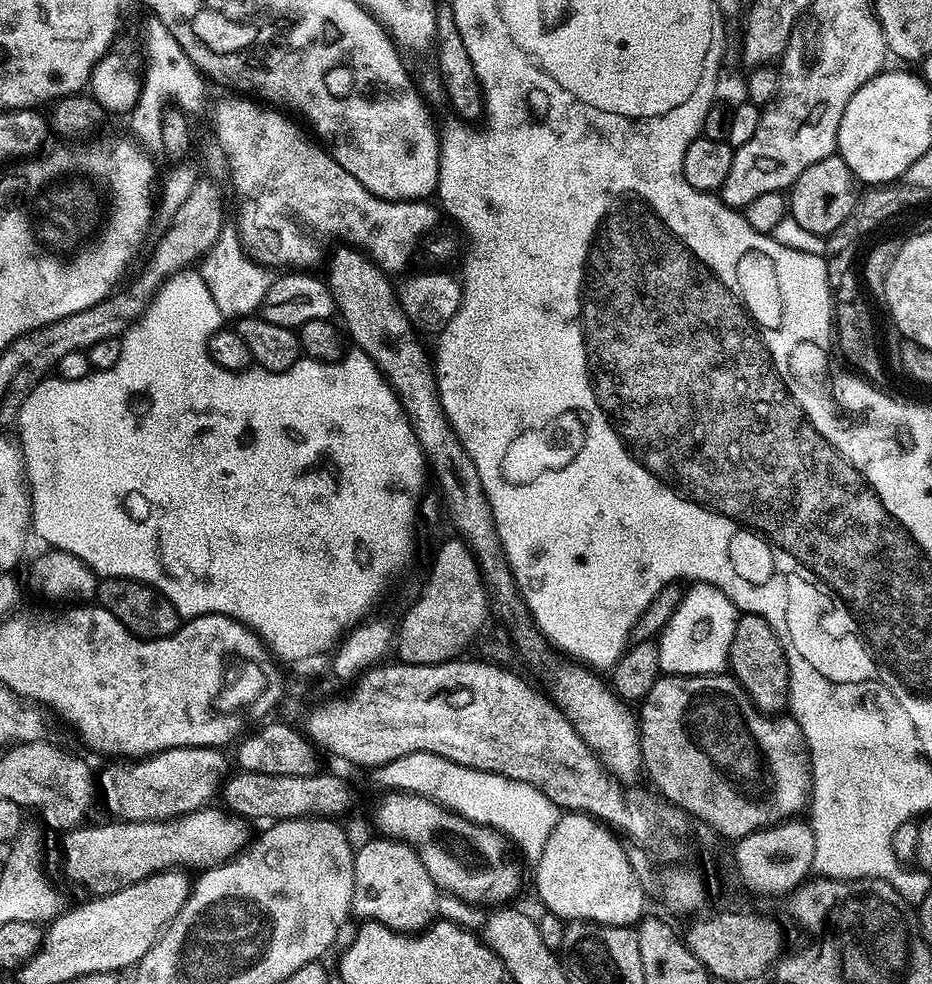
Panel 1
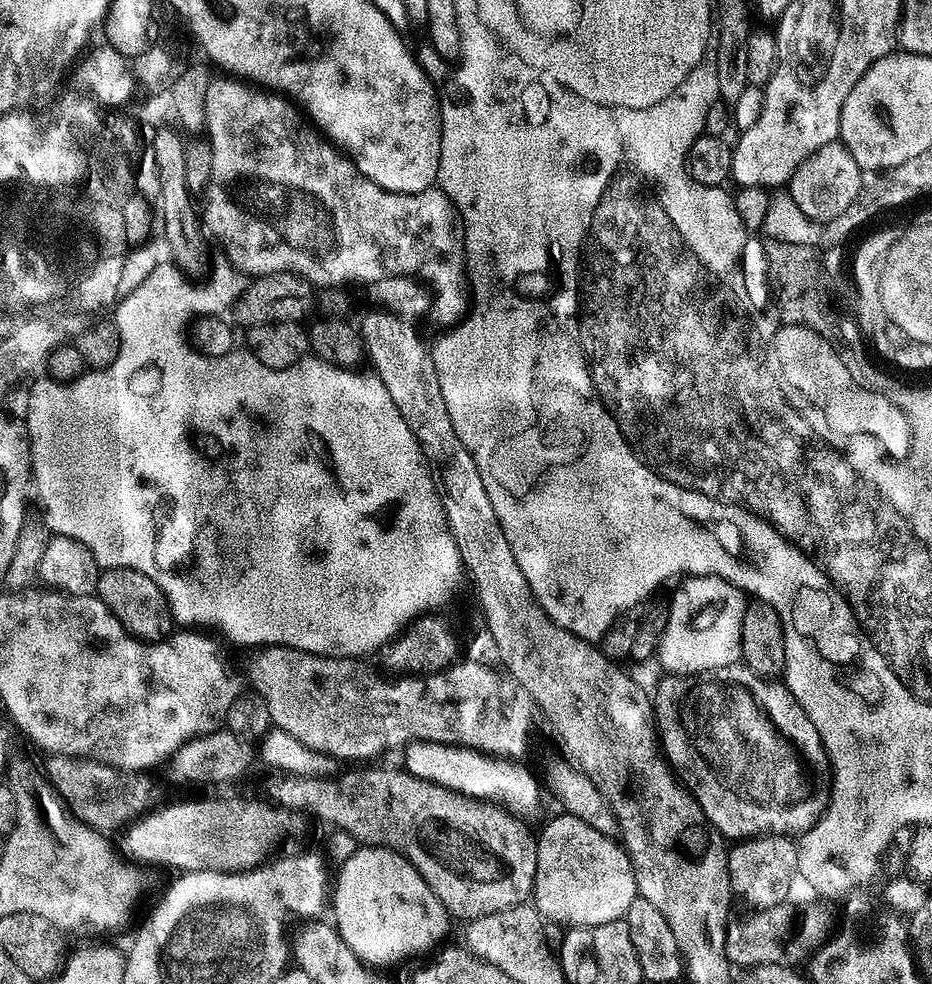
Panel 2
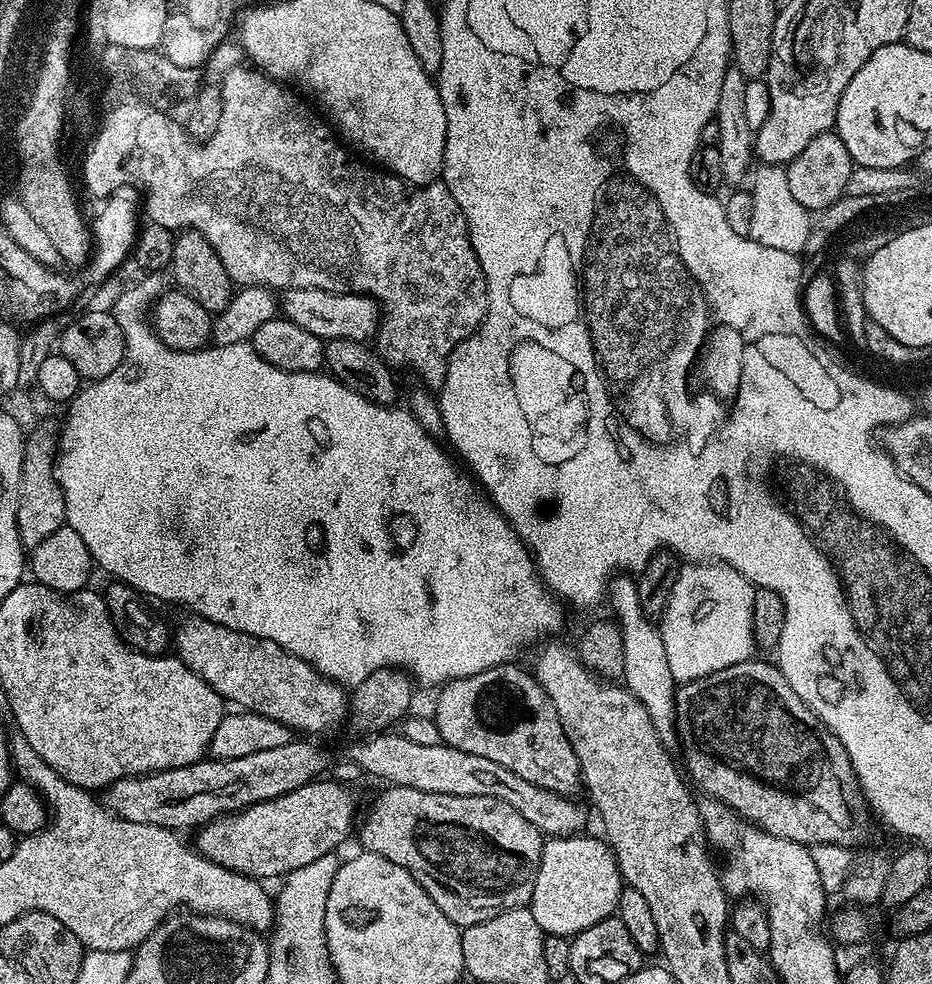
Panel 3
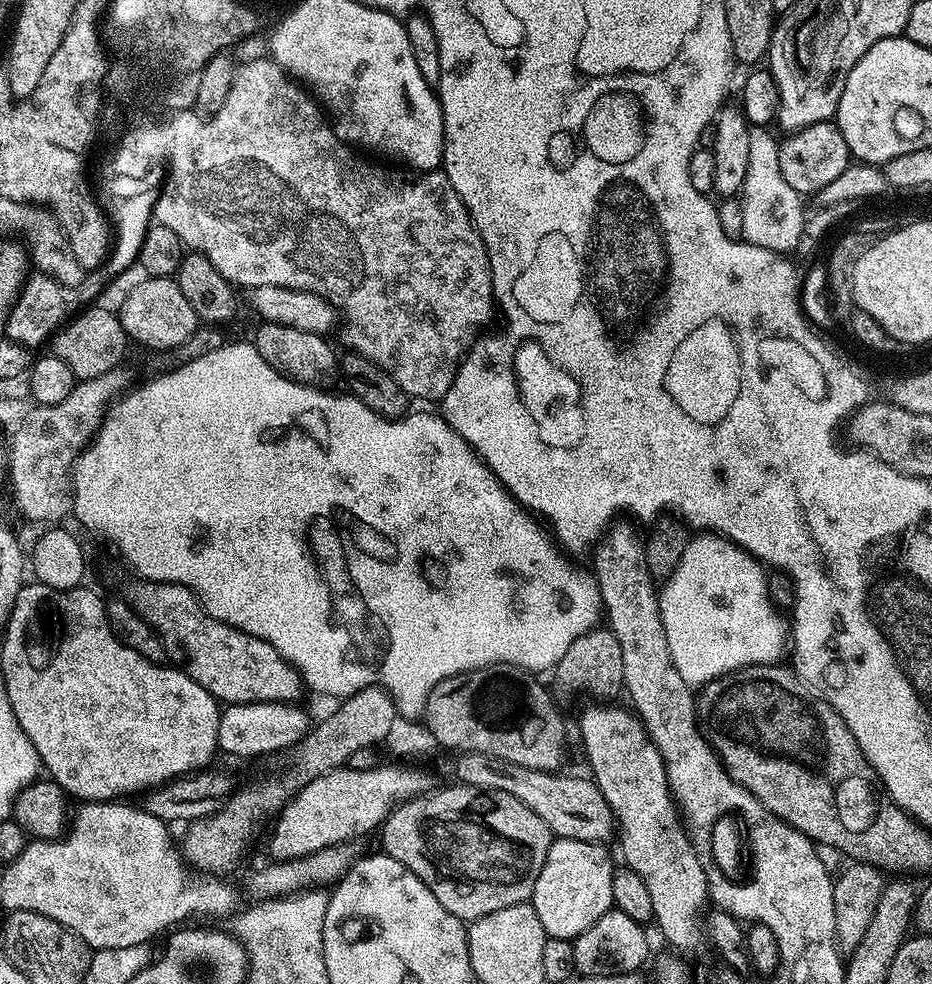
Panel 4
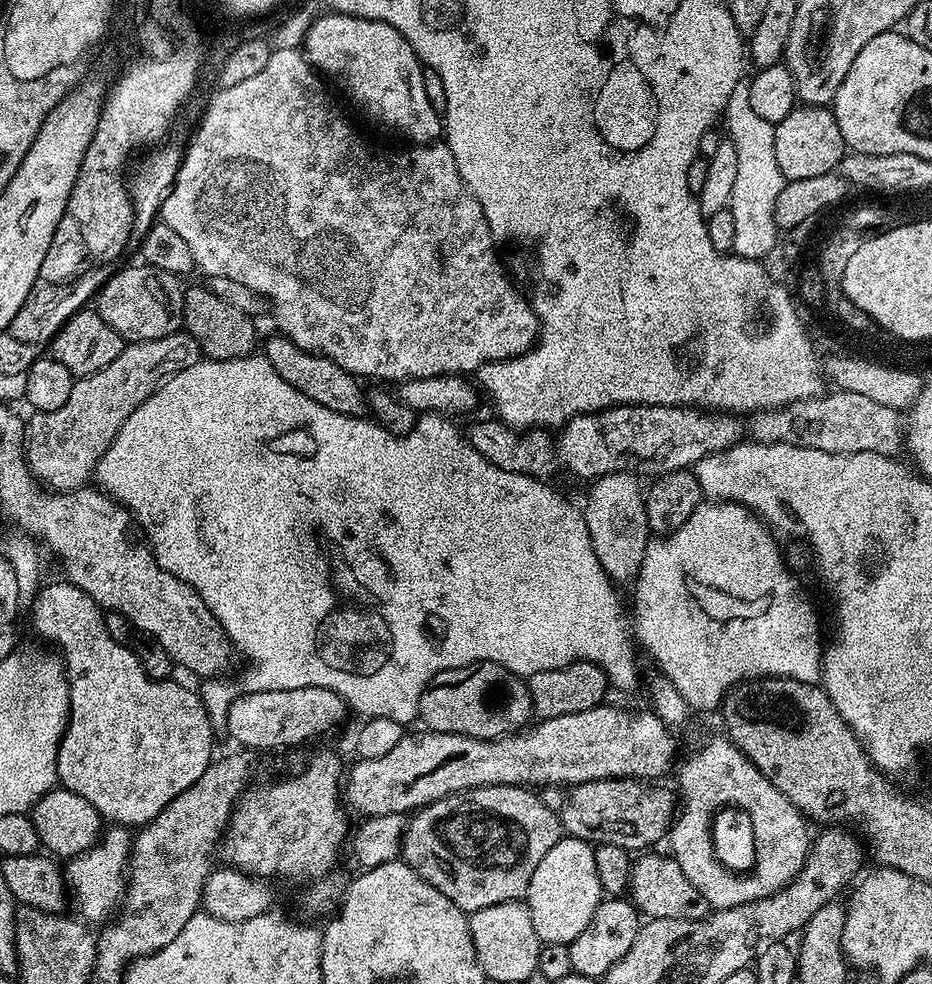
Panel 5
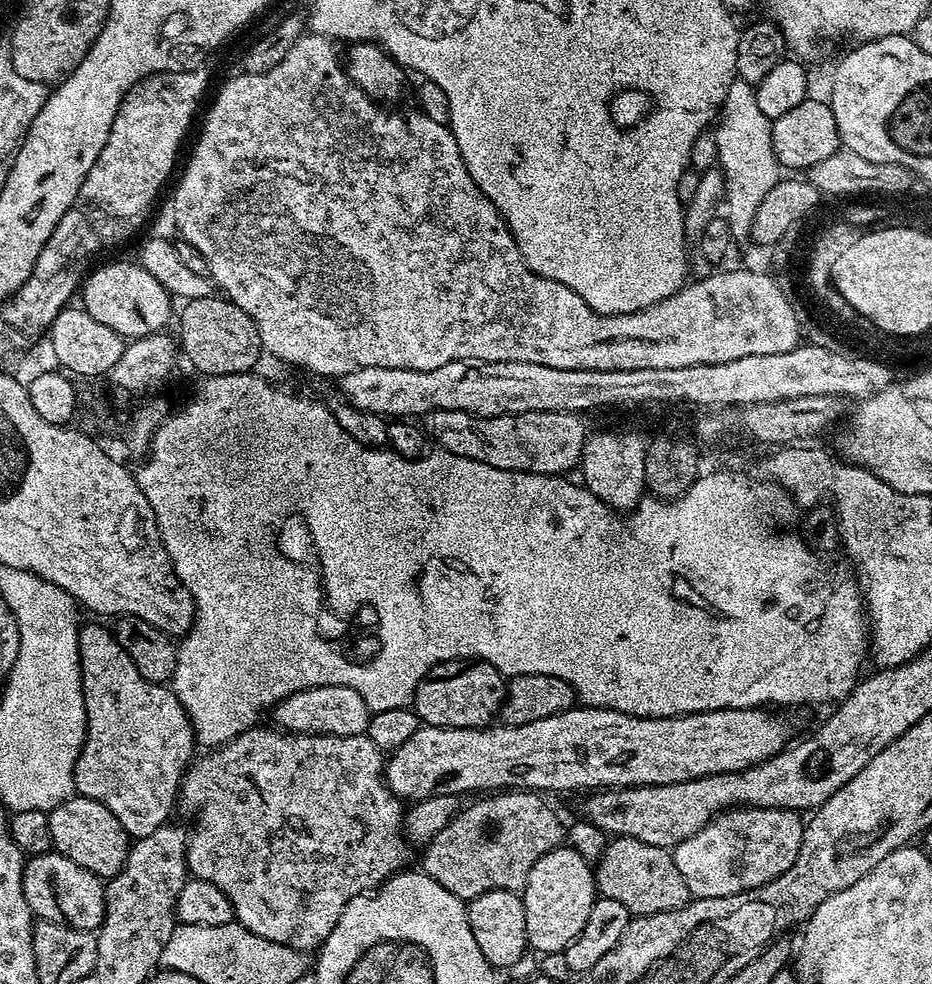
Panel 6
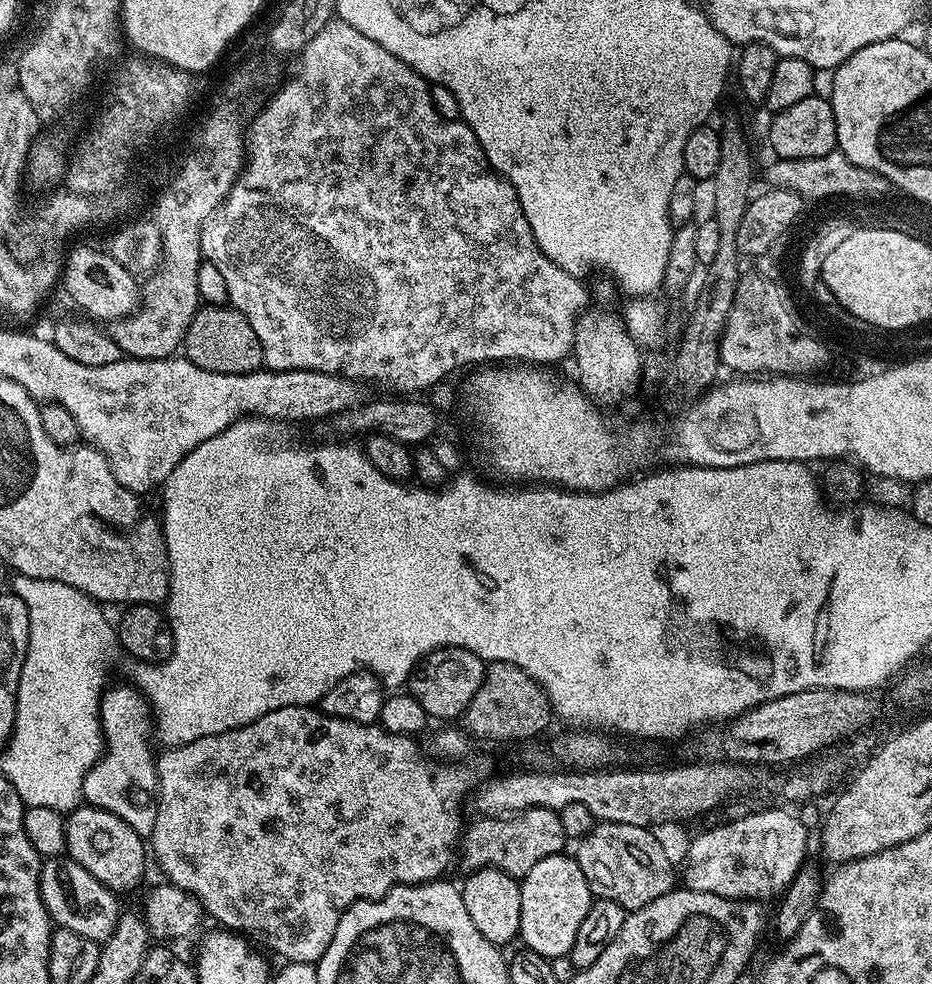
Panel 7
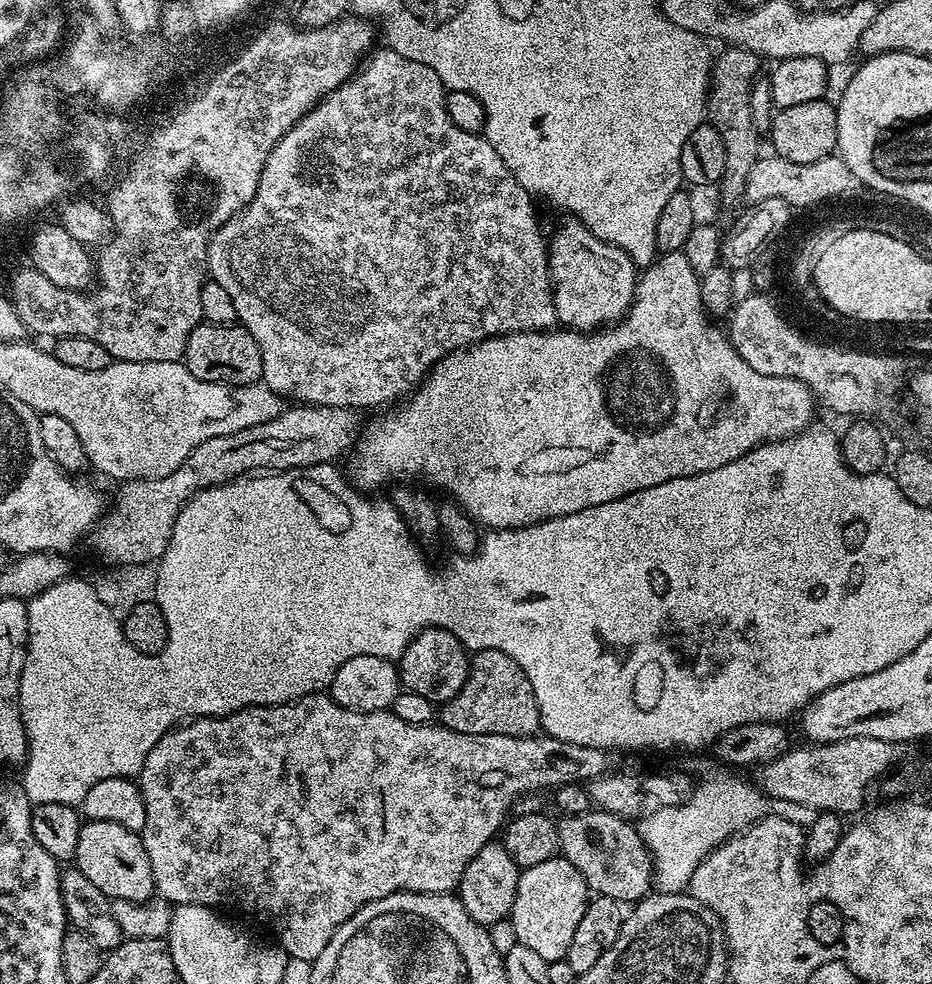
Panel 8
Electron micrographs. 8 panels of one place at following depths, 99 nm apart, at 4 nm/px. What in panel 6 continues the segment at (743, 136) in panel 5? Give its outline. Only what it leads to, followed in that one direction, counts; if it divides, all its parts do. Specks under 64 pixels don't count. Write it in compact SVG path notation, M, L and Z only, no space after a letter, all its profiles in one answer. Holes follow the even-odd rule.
M732 80L714 131L719 152L717 163L725 179L724 217L733 241L747 243L751 239L758 206L780 179L780 167L773 148L772 121L758 107L755 85L744 80Z

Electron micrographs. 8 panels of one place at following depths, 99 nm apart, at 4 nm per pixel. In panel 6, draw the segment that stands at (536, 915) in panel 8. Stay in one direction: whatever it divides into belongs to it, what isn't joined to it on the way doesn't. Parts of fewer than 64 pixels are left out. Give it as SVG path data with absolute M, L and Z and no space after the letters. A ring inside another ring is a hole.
M567 846L555 848L550 854L538 858L534 862L534 870L530 870L530 878L522 890L524 909L526 910L526 934L529 945L537 948L537 953L563 952L564 947L586 926L586 918L590 915L590 906L598 898L594 868L589 861L582 858L575 850Z

